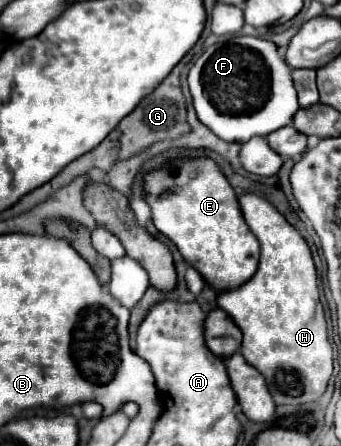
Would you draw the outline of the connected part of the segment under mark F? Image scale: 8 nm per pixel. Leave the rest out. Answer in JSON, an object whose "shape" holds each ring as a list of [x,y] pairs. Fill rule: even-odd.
{"shape":[[[231,37],[223,43],[211,45],[191,67],[187,81],[199,121],[223,141],[245,143],[257,135],[267,137],[269,133],[291,125],[299,109],[291,67],[285,63],[283,57],[279,57],[277,45],[261,37]]]}

